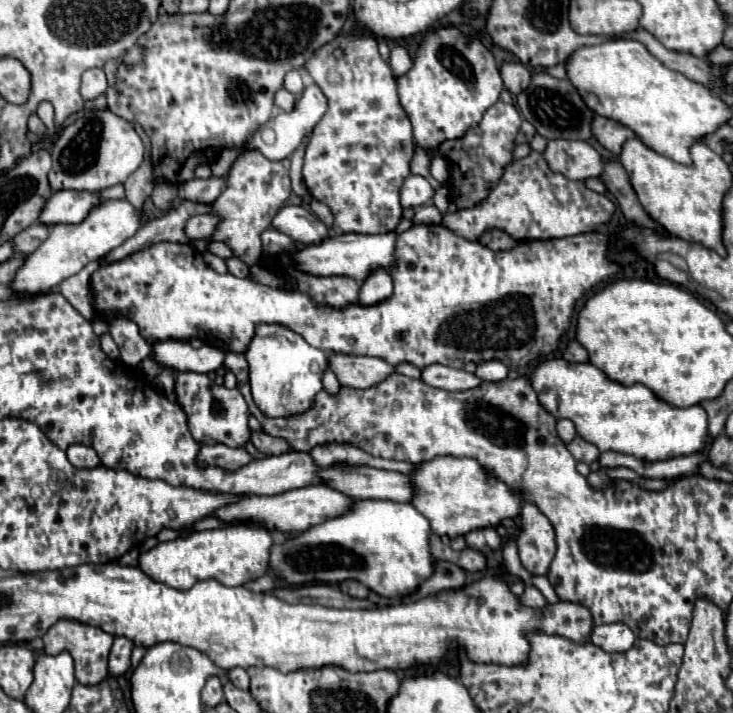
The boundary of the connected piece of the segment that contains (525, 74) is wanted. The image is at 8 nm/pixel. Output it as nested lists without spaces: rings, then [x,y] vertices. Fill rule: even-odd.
[[[505,63],[501,67],[501,79],[505,83],[505,89],[511,91],[511,95],[519,95],[529,87],[531,73],[525,65],[521,63]]]

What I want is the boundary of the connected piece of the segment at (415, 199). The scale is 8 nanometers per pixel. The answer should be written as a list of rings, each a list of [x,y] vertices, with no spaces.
[[[409,175],[405,185],[401,187],[401,203],[403,207],[421,207],[433,197],[431,183],[421,175]]]

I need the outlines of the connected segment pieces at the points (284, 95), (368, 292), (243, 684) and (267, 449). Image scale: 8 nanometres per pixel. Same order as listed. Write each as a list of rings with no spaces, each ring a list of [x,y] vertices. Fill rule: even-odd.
[[[282,88],[275,94],[274,103],[278,108],[289,112],[294,108],[296,100],[295,96]]]
[[[377,269],[373,271],[367,281],[361,285],[359,291],[359,303],[369,307],[369,305],[377,305],[385,299],[389,299],[393,295],[393,283],[391,283],[391,275],[385,269]]]
[[[231,669],[229,671],[229,675],[227,675],[227,679],[233,683],[233,685],[237,685],[239,689],[249,689],[249,675],[247,675],[247,671],[245,669]]]
[[[253,433],[251,443],[263,453],[263,455],[283,455],[291,451],[291,445],[287,441],[269,437],[267,433]]]

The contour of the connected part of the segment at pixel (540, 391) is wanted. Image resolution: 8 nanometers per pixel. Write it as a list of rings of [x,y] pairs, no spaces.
[[[549,359],[537,365],[531,375],[541,405],[557,419],[569,417],[577,433],[597,445],[599,451],[617,451],[643,461],[665,461],[705,451],[713,437],[707,427],[707,413],[701,405],[673,407],[659,399],[649,387],[621,385],[609,379],[591,363],[569,363],[565,359]]]

